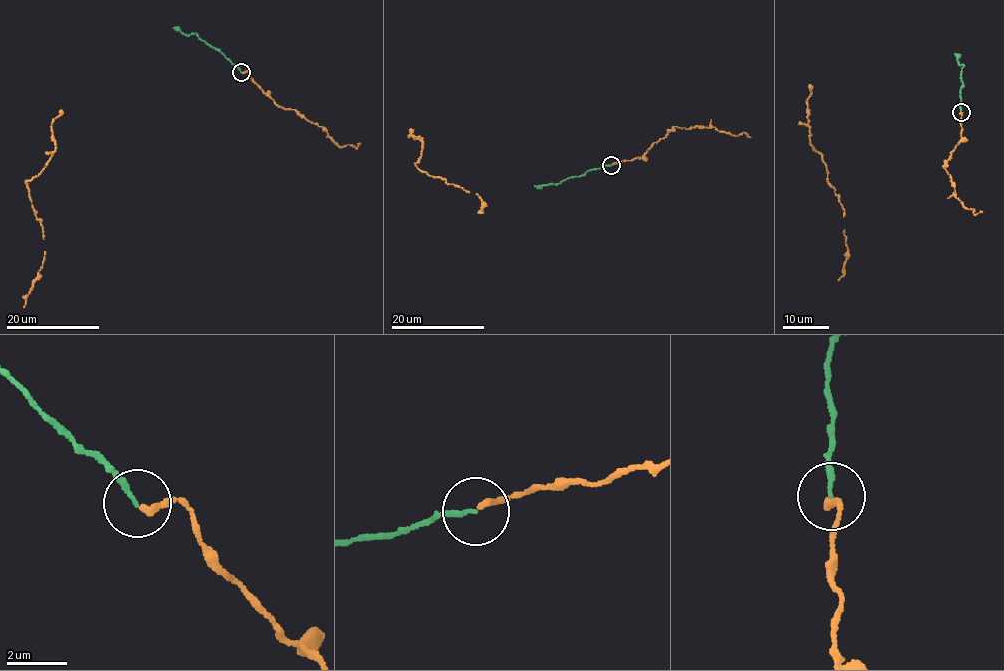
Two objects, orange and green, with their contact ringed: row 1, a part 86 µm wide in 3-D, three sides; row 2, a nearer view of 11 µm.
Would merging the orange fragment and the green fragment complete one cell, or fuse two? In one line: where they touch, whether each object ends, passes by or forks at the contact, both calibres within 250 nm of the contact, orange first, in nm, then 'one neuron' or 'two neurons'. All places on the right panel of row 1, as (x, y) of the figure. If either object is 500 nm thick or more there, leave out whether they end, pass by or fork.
at (961, 112); orange ends there; green ends there; 200 nm thick on the orange side, 160 nm on the other; one neuron

